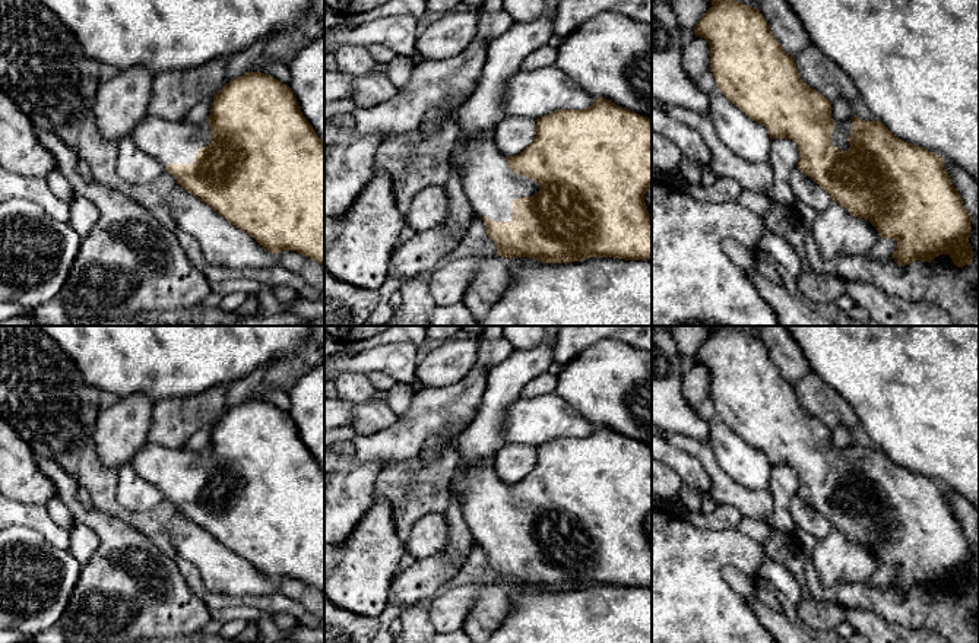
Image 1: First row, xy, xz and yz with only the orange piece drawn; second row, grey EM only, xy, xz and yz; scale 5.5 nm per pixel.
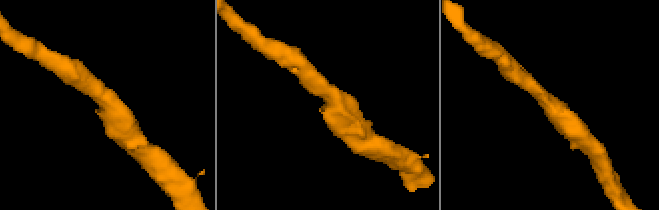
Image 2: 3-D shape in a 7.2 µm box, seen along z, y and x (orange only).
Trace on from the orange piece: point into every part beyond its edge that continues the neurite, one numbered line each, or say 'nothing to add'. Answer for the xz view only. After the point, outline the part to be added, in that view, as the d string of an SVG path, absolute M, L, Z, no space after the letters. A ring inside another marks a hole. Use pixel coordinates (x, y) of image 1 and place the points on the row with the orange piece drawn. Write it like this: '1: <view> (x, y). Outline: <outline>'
1: xz (488, 183). Outline: M492 133L479 134L473 140L459 134L452 161L459 167L476 218L511 221L511 202L539 191L535 180L516 175L508 168L507 158L495 148Z

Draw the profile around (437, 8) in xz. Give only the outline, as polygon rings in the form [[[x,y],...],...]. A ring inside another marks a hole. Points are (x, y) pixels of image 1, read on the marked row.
[[[427,0],[427,10],[434,16],[452,12],[463,0]]]

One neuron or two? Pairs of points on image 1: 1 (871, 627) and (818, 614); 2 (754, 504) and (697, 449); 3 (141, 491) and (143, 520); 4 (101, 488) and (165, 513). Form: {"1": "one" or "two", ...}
{"1": "one", "2": "one", "3": "two", "4": "one"}

